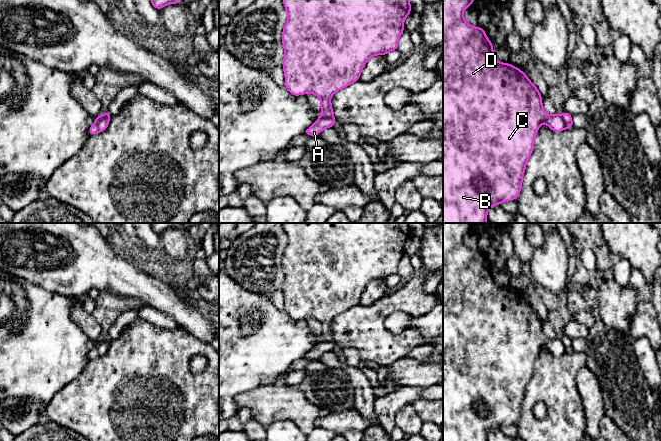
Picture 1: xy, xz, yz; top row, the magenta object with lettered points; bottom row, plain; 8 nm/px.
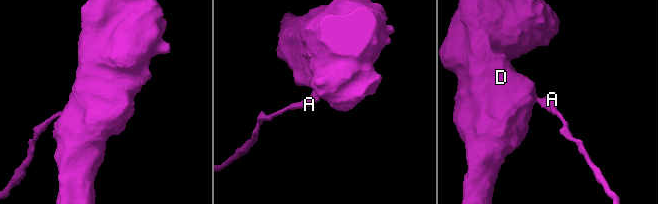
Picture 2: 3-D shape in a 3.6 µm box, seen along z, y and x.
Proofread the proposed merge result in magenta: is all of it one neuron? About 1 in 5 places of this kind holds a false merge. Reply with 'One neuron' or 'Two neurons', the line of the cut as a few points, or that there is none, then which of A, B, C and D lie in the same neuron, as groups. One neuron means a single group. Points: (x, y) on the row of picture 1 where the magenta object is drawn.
Two neurons. Split along xy (107, 117), (100, 117), (96, 121), (98, 131). Groups: A / B C D

